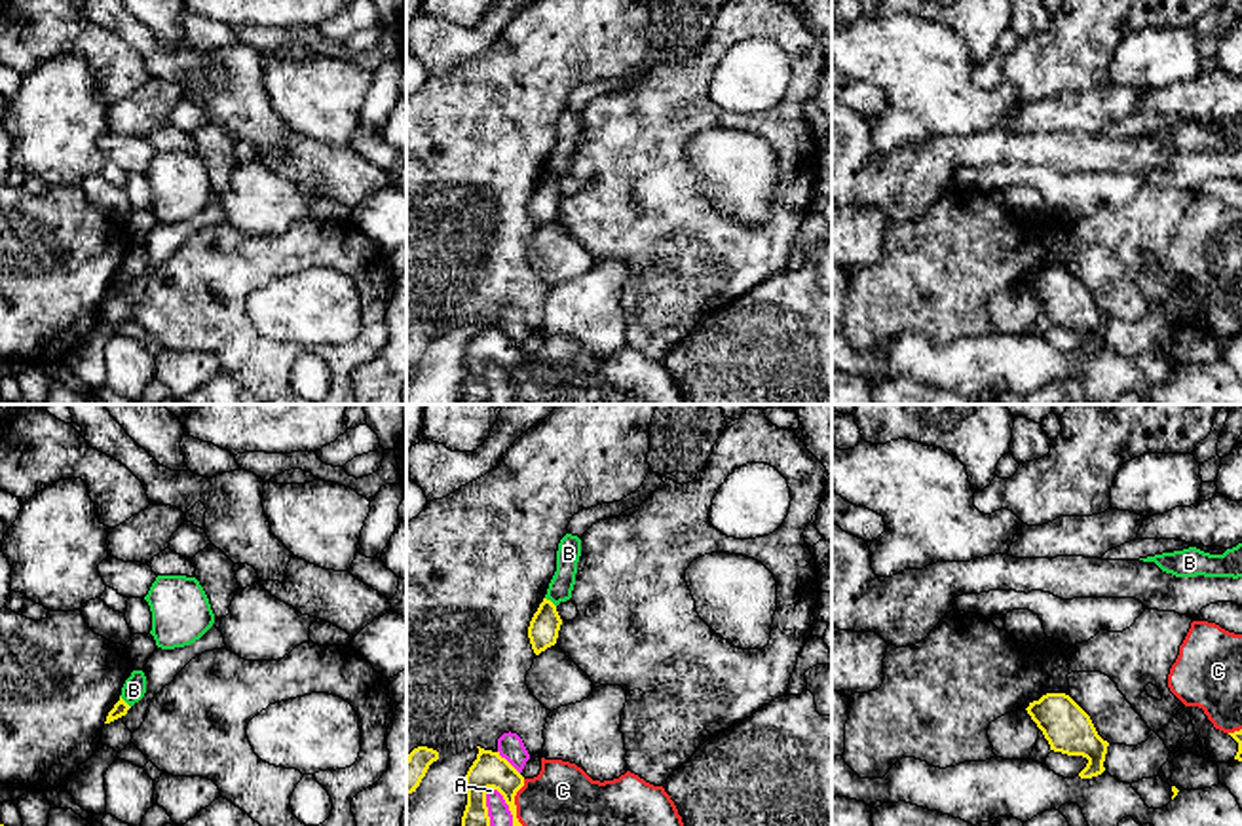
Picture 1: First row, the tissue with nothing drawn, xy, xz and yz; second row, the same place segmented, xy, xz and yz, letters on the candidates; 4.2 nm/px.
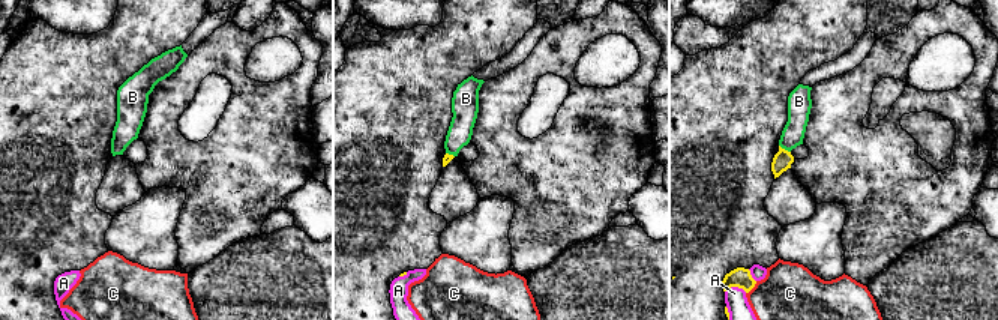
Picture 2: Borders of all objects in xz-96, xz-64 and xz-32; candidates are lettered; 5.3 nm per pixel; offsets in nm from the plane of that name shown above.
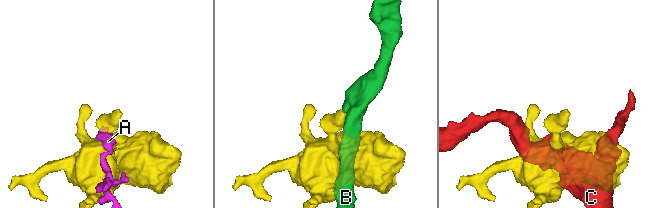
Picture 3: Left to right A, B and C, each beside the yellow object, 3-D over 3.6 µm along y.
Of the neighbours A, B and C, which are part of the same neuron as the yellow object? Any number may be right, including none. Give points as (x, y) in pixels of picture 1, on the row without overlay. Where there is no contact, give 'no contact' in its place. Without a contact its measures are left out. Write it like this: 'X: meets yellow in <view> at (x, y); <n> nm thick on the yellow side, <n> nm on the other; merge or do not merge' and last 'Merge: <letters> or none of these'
A: meets yellow in xz at (508, 337); 150 nm thick on the yellow side, 110 nm on the other; do not merge
B: meets yellow in xy at (124, 276); 70 nm thick on the yellow side, 100 nm on the other; do not merge
C: meets yellow in xz at (513, 378); 150 nm thick on the yellow side, 380 nm on the other; do not merge
Merge: none of these

